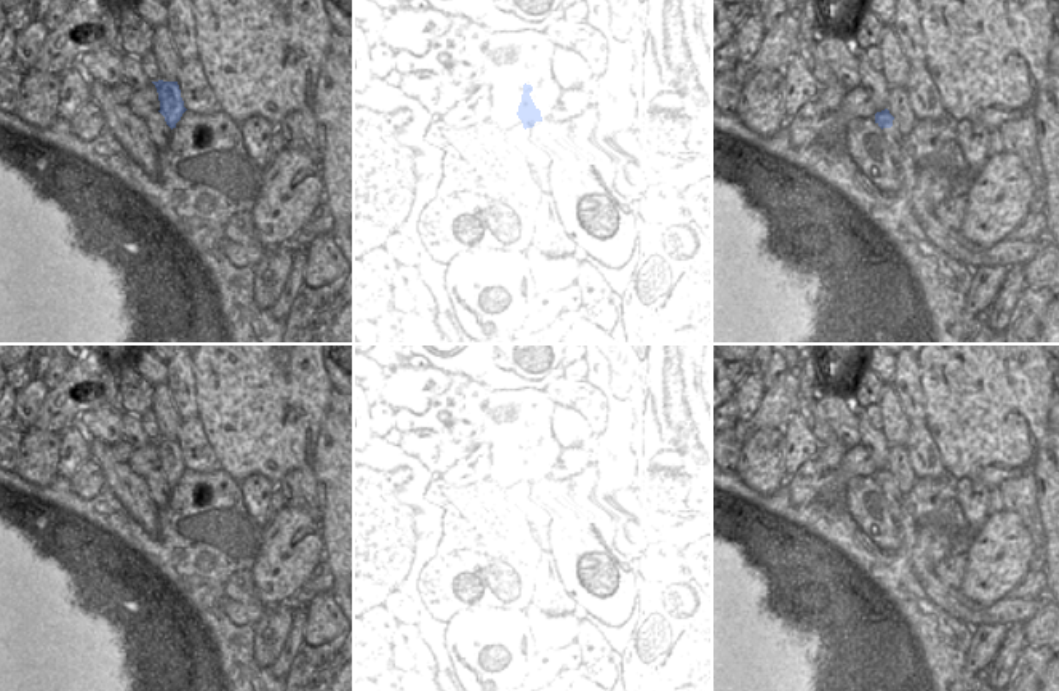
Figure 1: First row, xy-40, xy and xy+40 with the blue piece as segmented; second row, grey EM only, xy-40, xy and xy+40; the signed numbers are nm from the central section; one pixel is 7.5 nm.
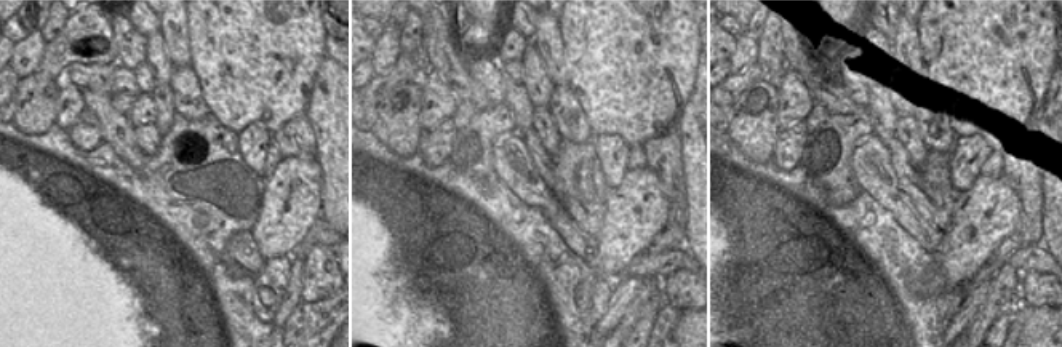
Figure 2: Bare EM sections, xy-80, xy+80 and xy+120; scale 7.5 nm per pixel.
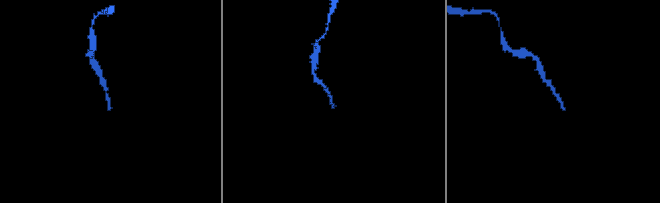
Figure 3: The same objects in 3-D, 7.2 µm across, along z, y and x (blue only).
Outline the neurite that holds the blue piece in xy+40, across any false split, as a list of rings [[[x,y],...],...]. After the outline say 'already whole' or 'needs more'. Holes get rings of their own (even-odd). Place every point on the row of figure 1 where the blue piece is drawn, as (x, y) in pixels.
[[[891,88],[888,91],[888,107],[875,114],[875,123],[883,128],[891,128],[897,123],[899,131],[907,136],[917,122],[917,117],[909,104],[905,88]]] | needs more

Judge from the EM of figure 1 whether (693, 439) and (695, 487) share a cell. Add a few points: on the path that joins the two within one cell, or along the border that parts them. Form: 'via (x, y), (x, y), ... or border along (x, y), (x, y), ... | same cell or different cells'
via (695, 450), (695, 475) | same cell

